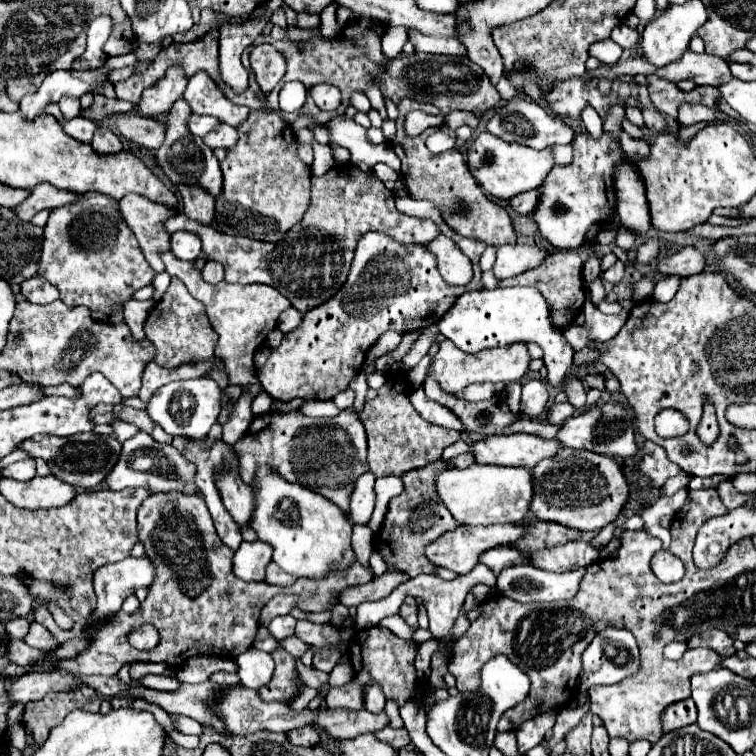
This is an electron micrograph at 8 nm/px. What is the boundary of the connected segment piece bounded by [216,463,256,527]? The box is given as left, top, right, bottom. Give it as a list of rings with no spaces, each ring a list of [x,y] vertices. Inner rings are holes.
[[[238,463],[232,465],[232,471],[220,475],[216,485],[222,493],[222,503],[224,503],[226,511],[232,515],[232,519],[238,523],[238,527],[250,525],[250,519],[252,519],[254,507],[256,507],[256,493],[250,485],[246,485],[238,477]]]

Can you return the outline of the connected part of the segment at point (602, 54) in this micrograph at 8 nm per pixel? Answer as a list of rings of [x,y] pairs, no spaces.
[[[612,39],[598,41],[590,47],[590,57],[596,57],[602,63],[614,63],[620,59],[620,55],[622,55],[622,47],[616,45]]]

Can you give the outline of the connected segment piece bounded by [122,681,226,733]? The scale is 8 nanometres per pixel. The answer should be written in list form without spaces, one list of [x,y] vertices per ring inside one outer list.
[[[204,681],[200,685],[182,683],[176,691],[156,691],[148,687],[130,687],[122,691],[130,699],[144,699],[148,703],[154,703],[162,707],[166,713],[182,713],[192,719],[196,719],[202,725],[210,725],[216,731],[224,733],[222,723],[210,713],[210,689],[222,689],[222,685],[214,685],[212,681]]]

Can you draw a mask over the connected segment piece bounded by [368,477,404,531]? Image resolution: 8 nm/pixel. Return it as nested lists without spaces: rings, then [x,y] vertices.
[[[382,477],[382,479],[376,479],[376,507],[374,507],[374,513],[372,513],[372,519],[370,519],[370,529],[372,531],[378,531],[378,527],[382,527],[382,521],[386,517],[386,511],[388,511],[388,501],[396,495],[400,495],[404,489],[402,485],[402,479],[400,477]]]

